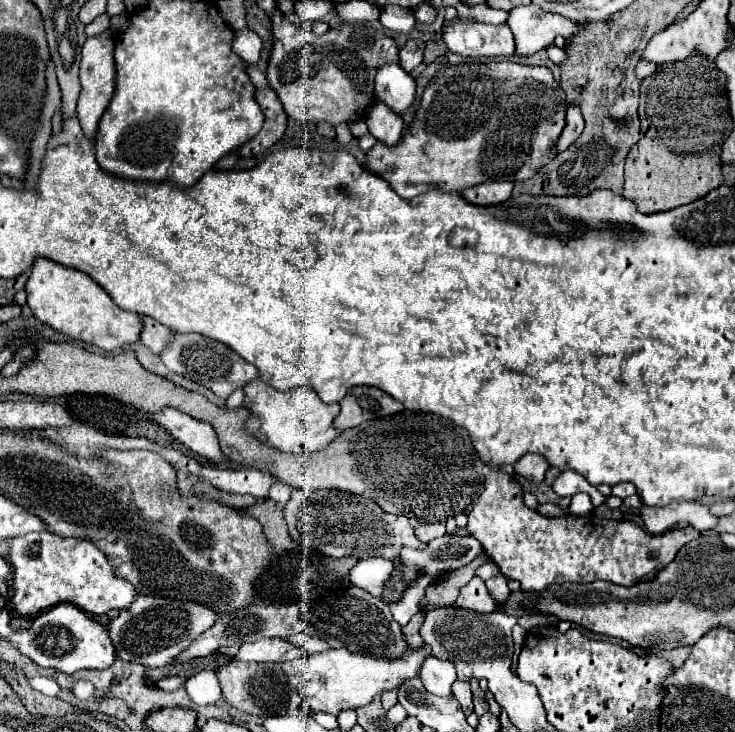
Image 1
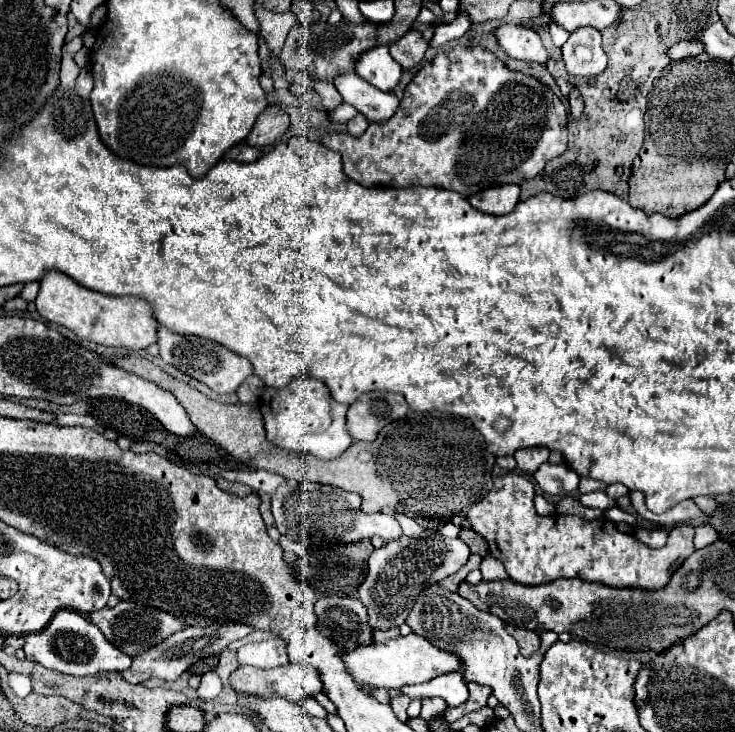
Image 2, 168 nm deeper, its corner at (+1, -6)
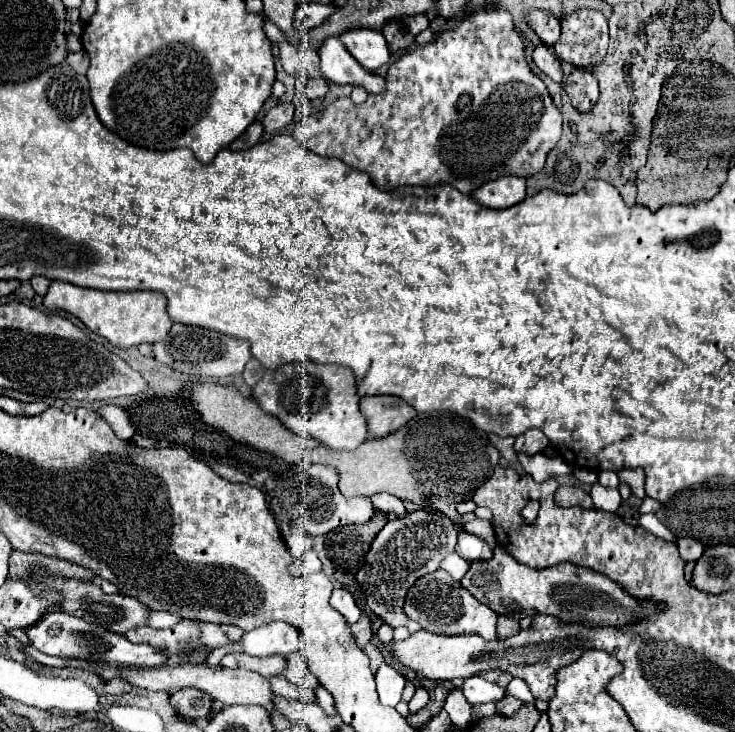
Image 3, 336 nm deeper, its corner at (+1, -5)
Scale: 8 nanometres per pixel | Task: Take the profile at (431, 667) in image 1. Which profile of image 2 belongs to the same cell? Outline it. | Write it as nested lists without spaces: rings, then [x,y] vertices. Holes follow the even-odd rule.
[[[447,672],[447,674],[433,678],[431,682],[423,682],[417,686],[405,686],[405,688],[401,688],[401,694],[407,694],[411,698],[439,696],[449,706],[461,706],[467,700],[469,690],[461,678],[461,672]]]

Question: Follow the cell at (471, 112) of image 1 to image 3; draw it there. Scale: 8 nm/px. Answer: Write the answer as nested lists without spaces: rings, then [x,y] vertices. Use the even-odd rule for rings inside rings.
[[[485,9],[463,15],[453,29],[439,33],[431,43],[393,61],[385,81],[385,91],[377,95],[371,93],[361,105],[345,97],[303,117],[293,137],[317,155],[341,159],[345,165],[369,173],[379,189],[389,191],[401,185],[447,183],[465,195],[471,195],[481,185],[503,175],[535,175],[545,167],[547,153],[561,137],[563,117],[545,83],[531,71],[525,59],[525,41],[515,29],[511,13],[505,9]],[[503,139],[507,139],[505,155],[501,155],[499,149],[505,147]]]

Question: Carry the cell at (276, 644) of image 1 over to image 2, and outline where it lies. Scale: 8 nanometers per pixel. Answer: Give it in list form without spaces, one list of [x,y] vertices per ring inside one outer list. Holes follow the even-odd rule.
[[[281,638],[267,640],[267,642],[251,642],[237,650],[237,660],[241,666],[255,666],[255,668],[277,668],[289,664],[287,644]]]

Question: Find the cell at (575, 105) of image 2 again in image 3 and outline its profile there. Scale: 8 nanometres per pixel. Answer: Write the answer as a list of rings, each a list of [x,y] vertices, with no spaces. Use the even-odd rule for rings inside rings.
[[[575,67],[575,69],[571,71],[571,75],[565,79],[563,89],[565,89],[565,93],[569,95],[571,103],[577,103],[577,105],[573,105],[573,107],[575,107],[577,111],[585,113],[585,111],[589,111],[591,105],[595,103],[595,87],[597,87],[597,85],[599,85],[599,83],[597,83],[595,75],[593,75],[589,69]],[[579,93],[591,93],[591,95],[589,95],[589,105],[585,105],[587,97],[585,97],[585,95],[579,95]]]

